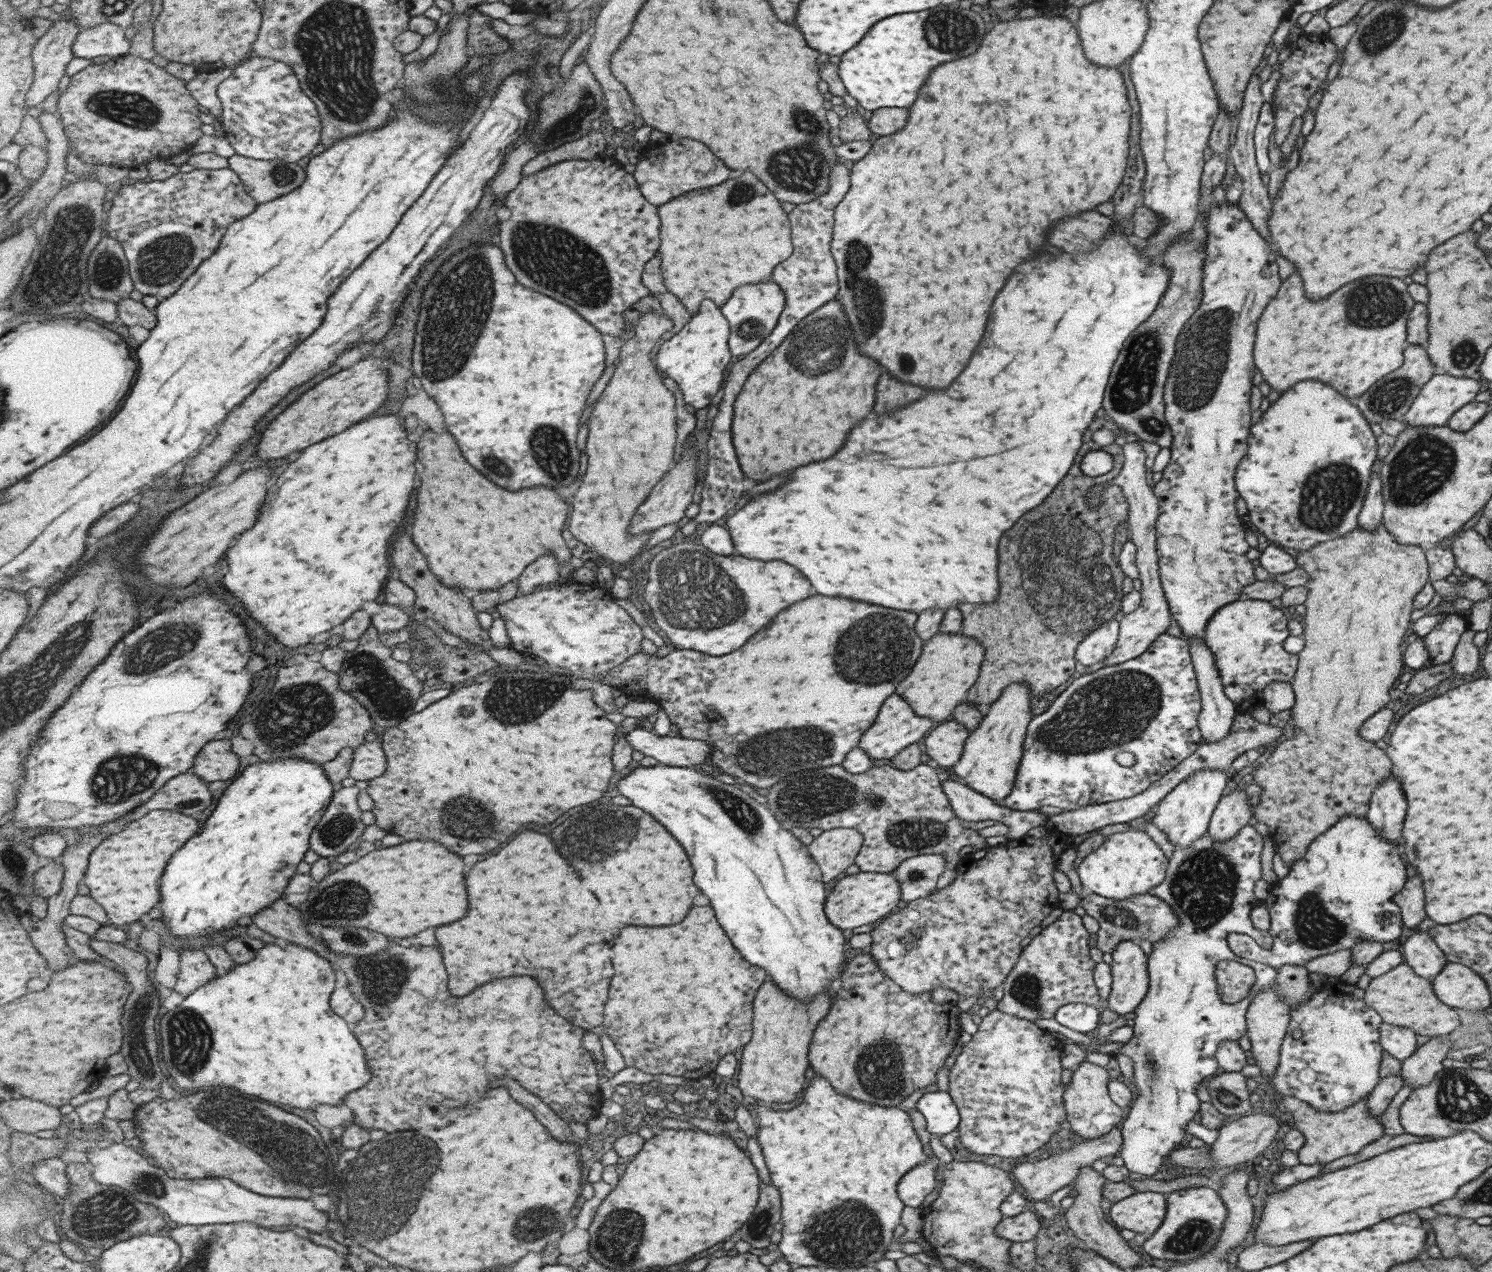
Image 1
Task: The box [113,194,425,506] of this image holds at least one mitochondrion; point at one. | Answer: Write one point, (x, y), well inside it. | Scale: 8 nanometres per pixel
(161, 263)

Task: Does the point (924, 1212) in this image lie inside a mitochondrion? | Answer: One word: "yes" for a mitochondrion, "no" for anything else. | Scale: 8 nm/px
no

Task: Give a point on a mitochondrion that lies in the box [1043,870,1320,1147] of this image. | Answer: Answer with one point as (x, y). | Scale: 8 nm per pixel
(1154, 1067)

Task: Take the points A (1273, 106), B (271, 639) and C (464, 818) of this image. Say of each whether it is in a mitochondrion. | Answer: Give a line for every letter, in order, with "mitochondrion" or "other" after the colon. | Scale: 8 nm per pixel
A: other
B: other
C: mitochondrion

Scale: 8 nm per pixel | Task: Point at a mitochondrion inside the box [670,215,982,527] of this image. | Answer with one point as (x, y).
(832, 340)

